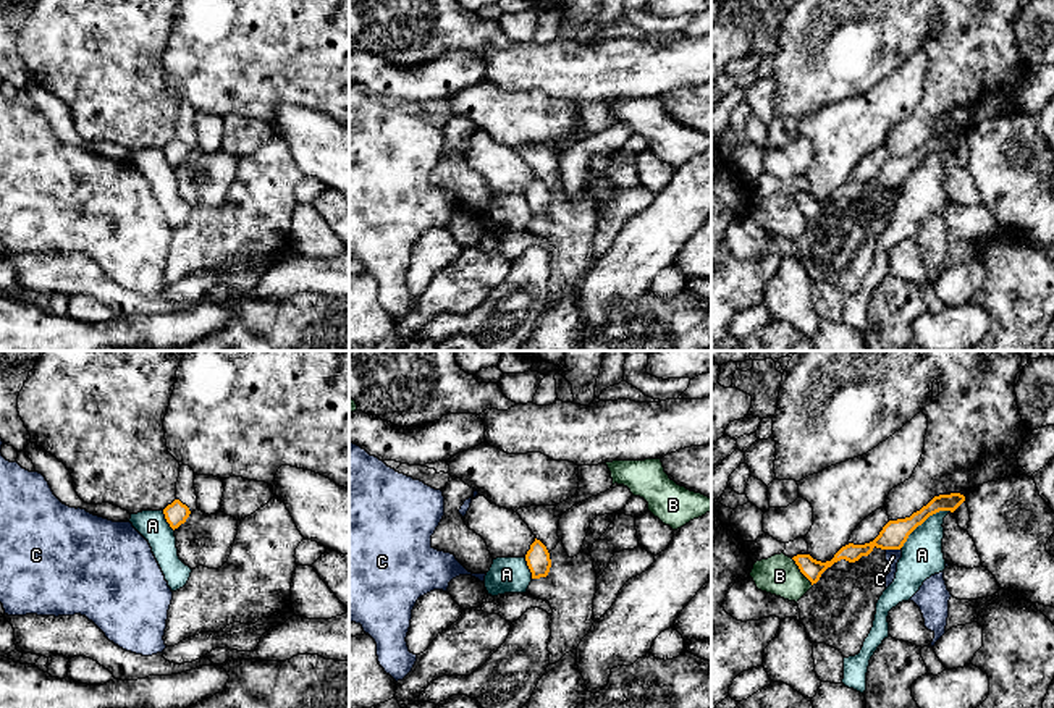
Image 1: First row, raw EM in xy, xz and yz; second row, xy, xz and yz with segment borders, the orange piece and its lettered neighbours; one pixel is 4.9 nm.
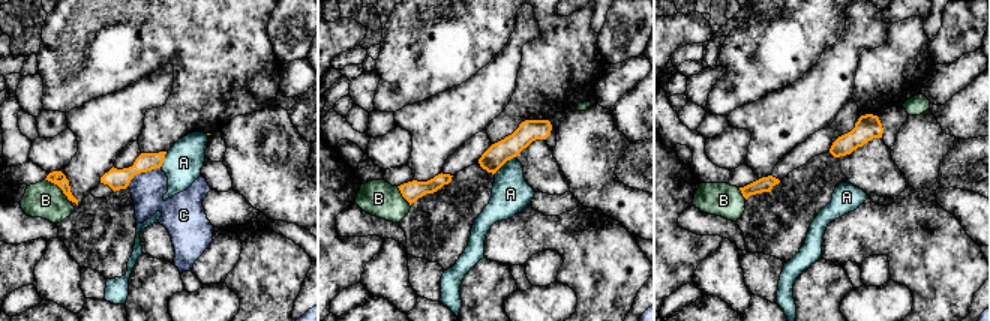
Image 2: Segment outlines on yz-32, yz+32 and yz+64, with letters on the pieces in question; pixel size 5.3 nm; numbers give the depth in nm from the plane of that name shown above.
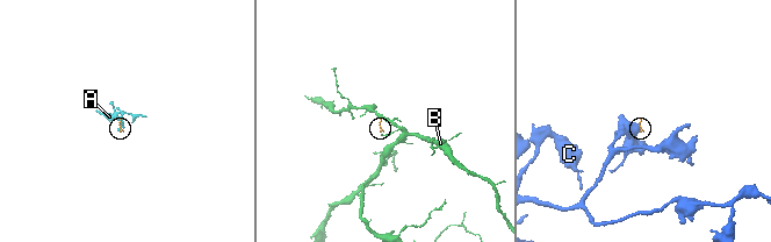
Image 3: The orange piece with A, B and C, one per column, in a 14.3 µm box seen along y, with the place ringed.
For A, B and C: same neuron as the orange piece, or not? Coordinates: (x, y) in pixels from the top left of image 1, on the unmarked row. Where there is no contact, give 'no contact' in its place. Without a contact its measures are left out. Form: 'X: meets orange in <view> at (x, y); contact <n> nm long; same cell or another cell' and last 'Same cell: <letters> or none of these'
A: meets orange in yz at (923, 159); contact 320 nm long; another cell
B: meets orange in yz at (801, 209); contact 180 nm long; another cell
C: meets orange in yz at (893, 186); contact 70 nm long; another cell
Same cell: none of these

